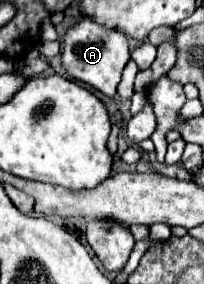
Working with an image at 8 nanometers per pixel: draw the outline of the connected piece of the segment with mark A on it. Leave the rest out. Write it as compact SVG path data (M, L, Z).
M80 17L78 23L72 29L68 29L68 33L64 35L62 65L64 65L66 73L72 79L88 83L90 87L98 89L106 97L116 95L116 87L120 83L122 69L126 67L128 61L130 61L130 53L128 53L126 35L116 29L104 29L102 25L96 25L94 21L90 21L88 17Z

